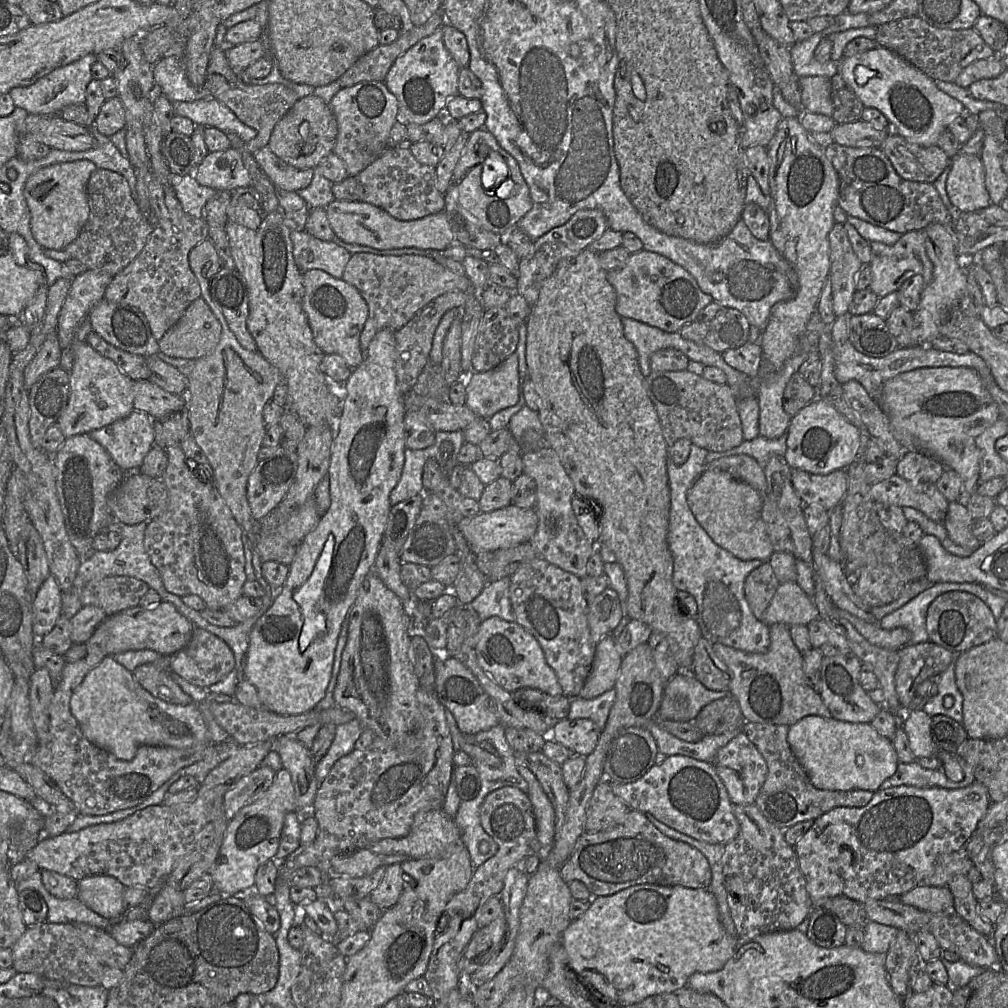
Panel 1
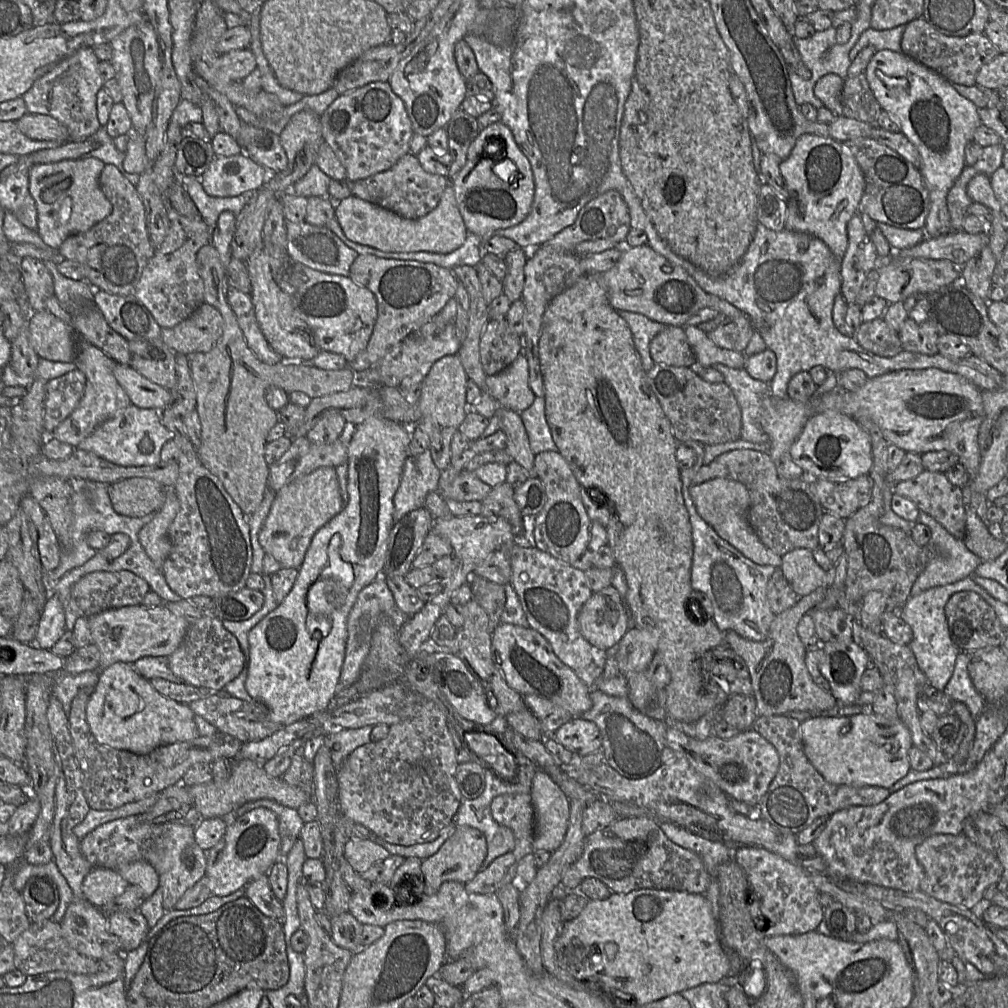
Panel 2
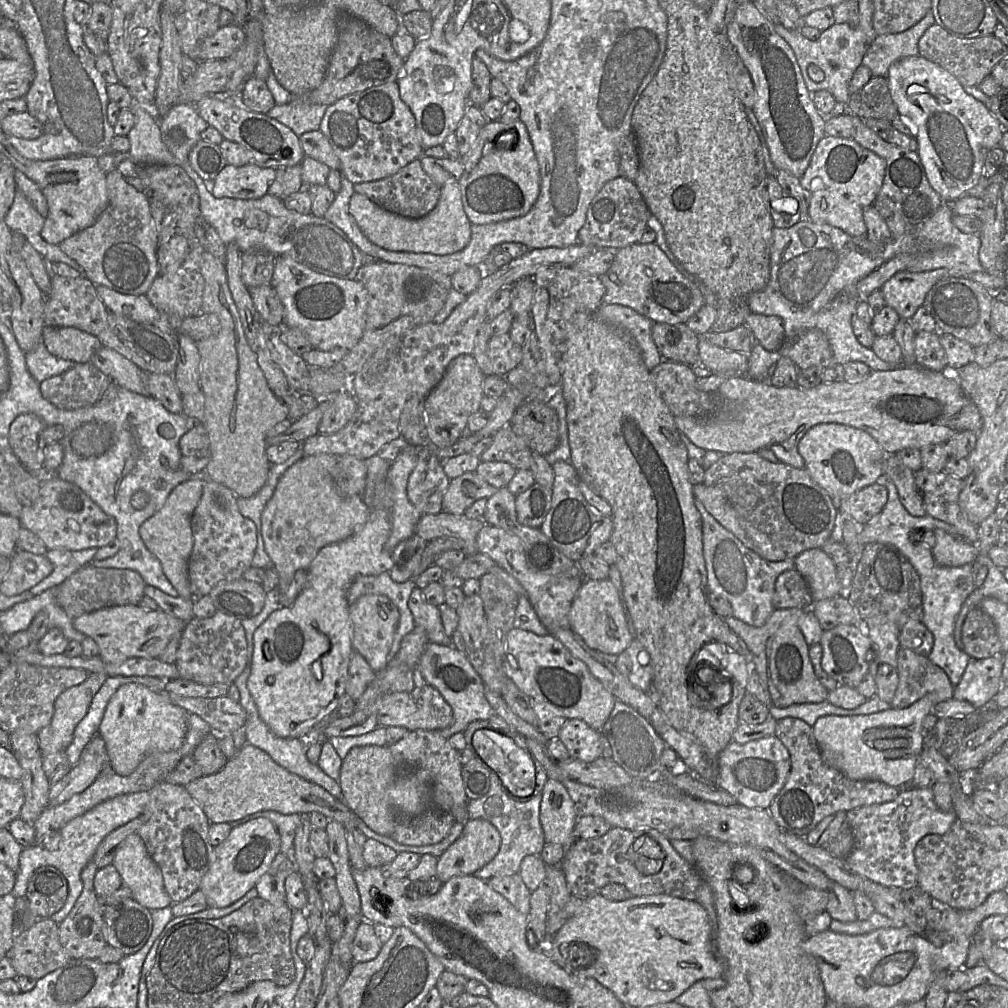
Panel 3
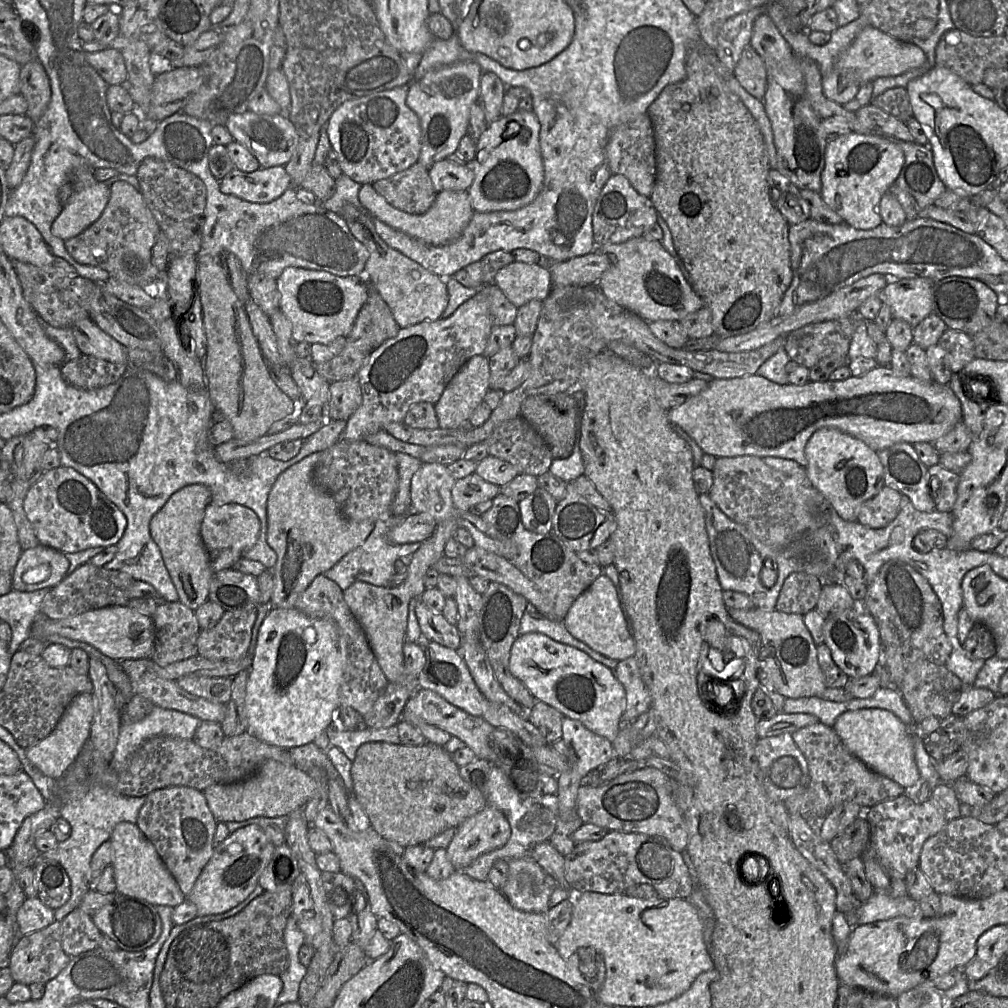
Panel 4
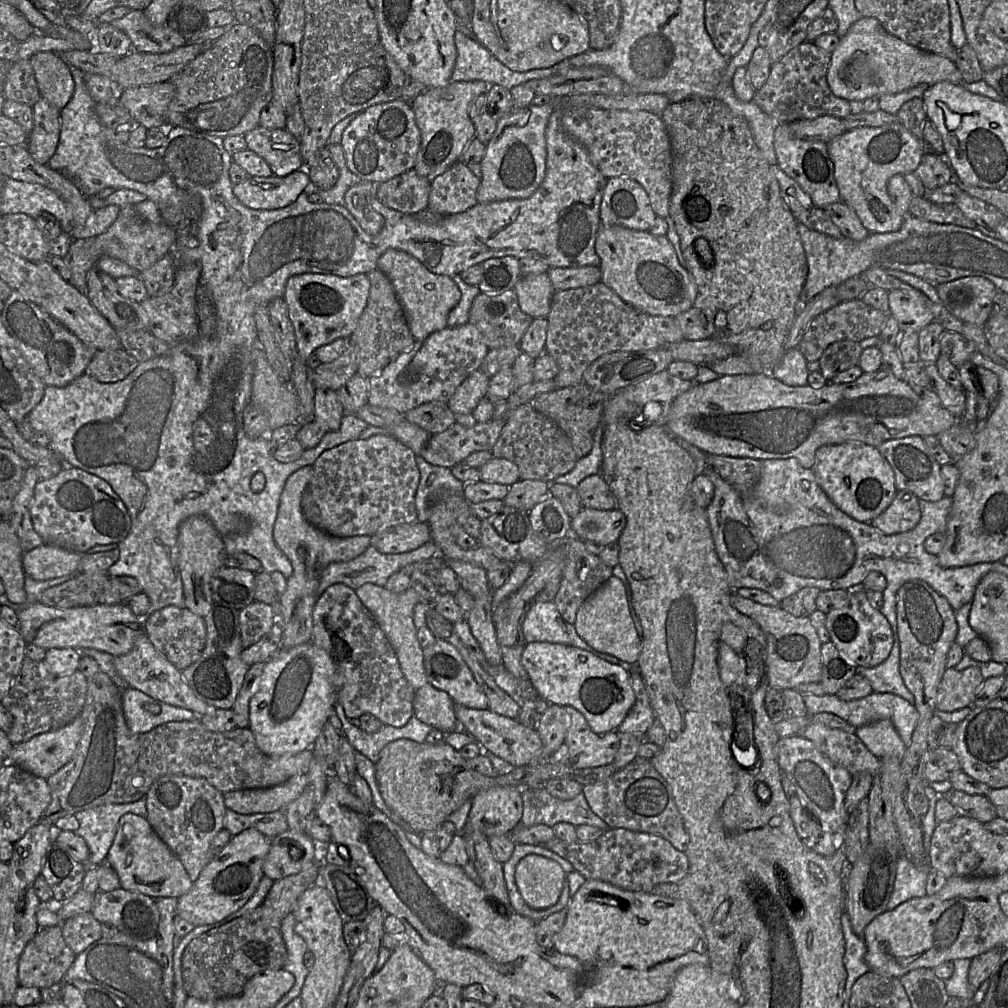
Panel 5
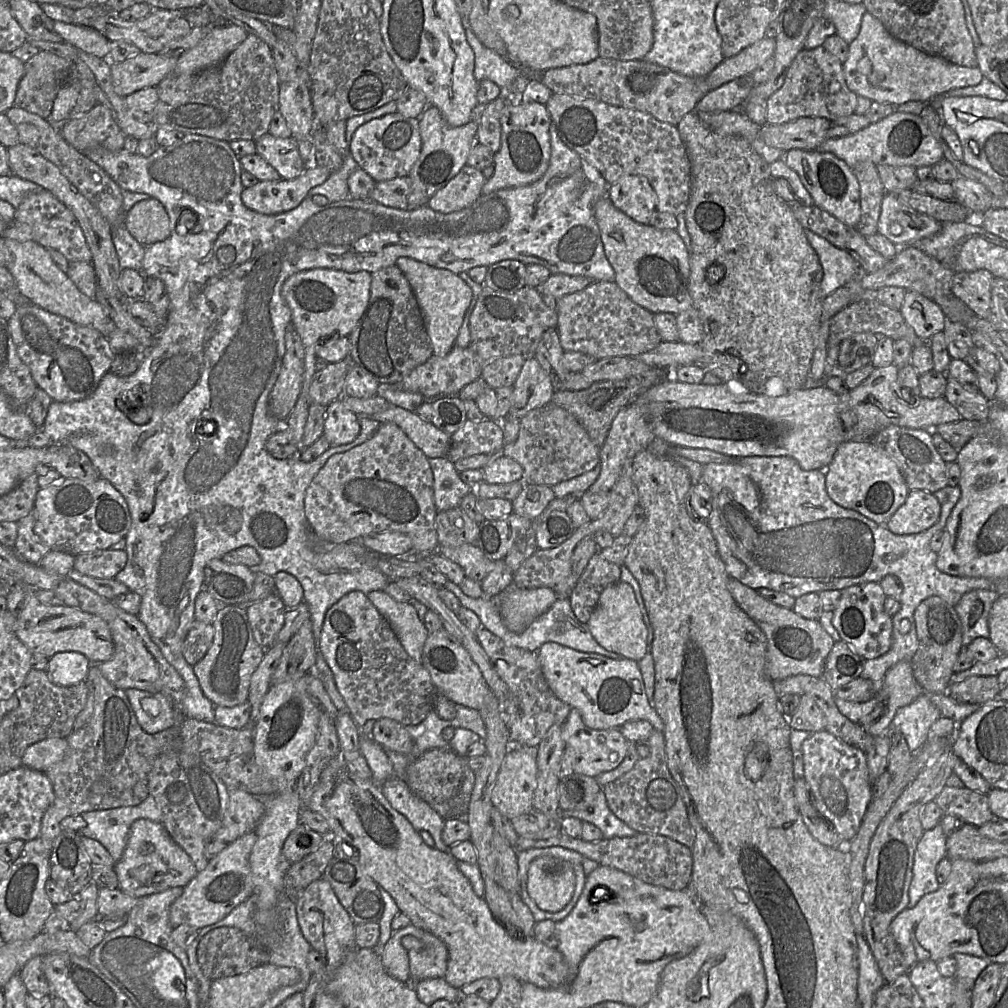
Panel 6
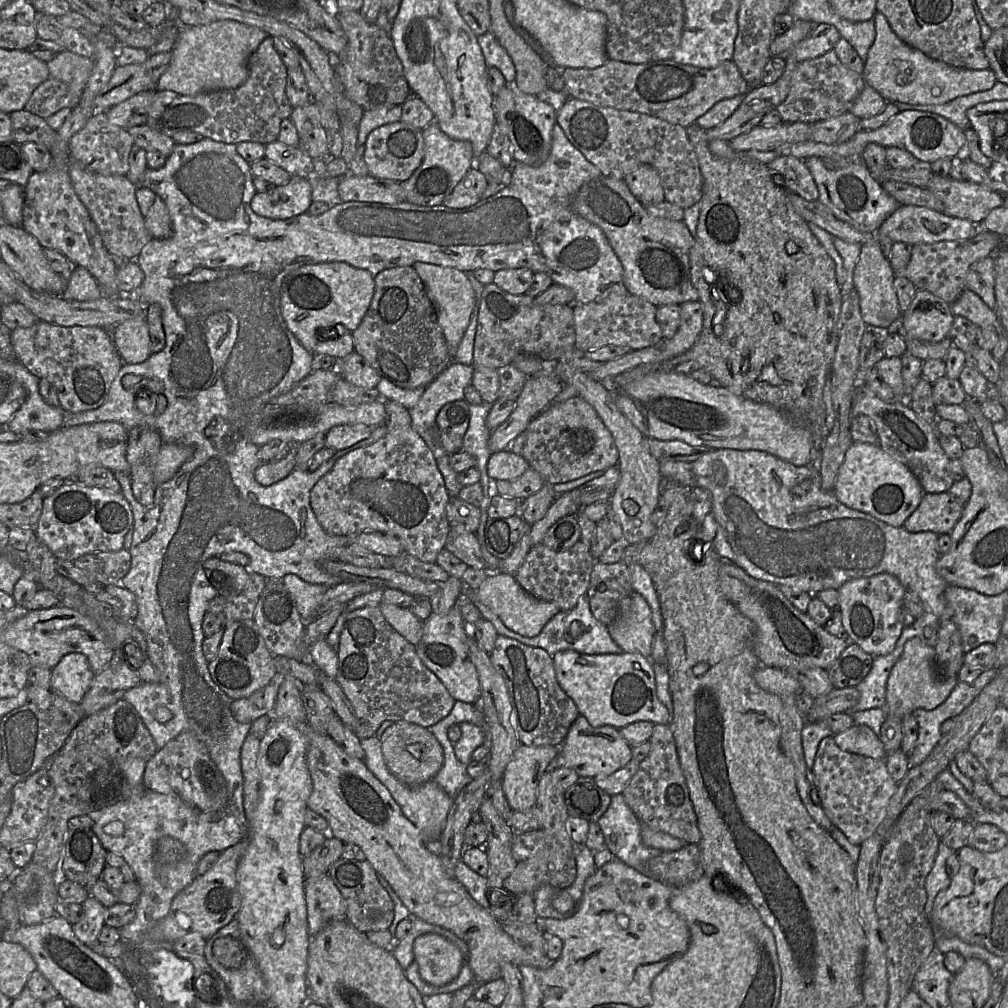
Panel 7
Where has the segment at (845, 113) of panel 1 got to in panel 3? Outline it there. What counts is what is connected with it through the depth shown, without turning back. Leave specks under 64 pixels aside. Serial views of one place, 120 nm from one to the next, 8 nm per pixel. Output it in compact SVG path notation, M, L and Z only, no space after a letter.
M872 76L862 89L850 94L846 104L847 114L862 119L876 118L891 121L900 116L886 77Z

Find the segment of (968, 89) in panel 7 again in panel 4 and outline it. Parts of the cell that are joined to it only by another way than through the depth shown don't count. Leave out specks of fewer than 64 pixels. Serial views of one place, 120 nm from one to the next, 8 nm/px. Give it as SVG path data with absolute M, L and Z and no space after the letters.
M868 25L863 28L849 47L839 56L831 71L822 79L824 95L841 105L855 99L859 89L879 77L904 74L926 63L926 54L913 43L902 42Z

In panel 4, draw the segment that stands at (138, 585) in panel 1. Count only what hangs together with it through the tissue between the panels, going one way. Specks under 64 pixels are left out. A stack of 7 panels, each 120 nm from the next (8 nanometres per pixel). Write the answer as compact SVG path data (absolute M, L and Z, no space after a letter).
M87 562L51 588L42 601L41 613L52 620L61 620L94 609L126 606L129 600L125 591L134 581L135 579L125 572L108 570Z

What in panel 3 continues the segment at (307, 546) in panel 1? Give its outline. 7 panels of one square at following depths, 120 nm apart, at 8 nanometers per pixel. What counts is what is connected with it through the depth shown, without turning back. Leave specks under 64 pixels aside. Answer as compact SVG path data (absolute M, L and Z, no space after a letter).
M387 476L383 483L366 481L362 500L370 511L362 528L346 540L321 548L307 569L306 584L294 603L272 612L253 634L254 649L247 688L261 720L280 738L301 738L323 718L333 715L345 694L353 651L347 591L356 577L389 572L393 566L391 554L384 549L391 532Z

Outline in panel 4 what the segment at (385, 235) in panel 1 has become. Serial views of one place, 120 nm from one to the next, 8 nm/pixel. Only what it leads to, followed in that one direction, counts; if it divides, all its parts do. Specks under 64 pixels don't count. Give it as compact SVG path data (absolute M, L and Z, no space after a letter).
M370 183L361 186L358 197L362 207L373 218L433 246L442 246L456 240L474 213L466 191L444 190L439 192L432 206L423 214L411 214L393 207L375 191Z

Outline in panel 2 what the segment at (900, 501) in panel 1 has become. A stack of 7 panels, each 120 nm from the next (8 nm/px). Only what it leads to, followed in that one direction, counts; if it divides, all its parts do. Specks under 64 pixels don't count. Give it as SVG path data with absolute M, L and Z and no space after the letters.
M924 470L914 478L892 485L893 493L911 500L917 508L930 515L955 538L963 540L966 534L966 512L962 488L953 485L942 472Z

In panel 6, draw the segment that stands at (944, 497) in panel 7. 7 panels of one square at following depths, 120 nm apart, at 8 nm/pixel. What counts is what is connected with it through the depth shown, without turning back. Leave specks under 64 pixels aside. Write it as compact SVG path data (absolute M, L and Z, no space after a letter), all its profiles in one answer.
M910 490L905 502L897 509L886 527L898 535L923 532L940 517L941 505L934 493Z

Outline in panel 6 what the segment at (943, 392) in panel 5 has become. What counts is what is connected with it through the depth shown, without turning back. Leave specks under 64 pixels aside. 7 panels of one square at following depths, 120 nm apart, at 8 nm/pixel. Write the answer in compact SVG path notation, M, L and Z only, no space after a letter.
M948 378L944 398L958 410L962 419L981 423L988 420L991 401L979 391L968 390L954 379Z

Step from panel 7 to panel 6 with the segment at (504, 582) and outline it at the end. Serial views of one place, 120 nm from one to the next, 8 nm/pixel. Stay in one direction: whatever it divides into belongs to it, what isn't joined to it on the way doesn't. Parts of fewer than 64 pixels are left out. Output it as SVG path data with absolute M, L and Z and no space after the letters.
M510 585L495 598L505 626L515 633L524 632L558 599L552 589L526 589L516 585Z

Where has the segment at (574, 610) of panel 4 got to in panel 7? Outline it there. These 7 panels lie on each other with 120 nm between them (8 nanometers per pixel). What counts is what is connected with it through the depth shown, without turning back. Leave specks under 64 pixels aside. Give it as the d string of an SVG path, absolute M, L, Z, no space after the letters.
M634 591L621 601L617 618L608 631L624 652L650 657L655 628L651 609L641 594Z

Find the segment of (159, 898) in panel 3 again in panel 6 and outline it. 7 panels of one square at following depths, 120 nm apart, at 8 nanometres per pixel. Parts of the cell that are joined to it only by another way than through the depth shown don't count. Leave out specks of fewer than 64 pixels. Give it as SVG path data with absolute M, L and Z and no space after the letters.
M148 819L133 822L123 855L113 869L118 877L118 888L137 899L174 887L184 888L198 874L191 858L174 842L164 826Z

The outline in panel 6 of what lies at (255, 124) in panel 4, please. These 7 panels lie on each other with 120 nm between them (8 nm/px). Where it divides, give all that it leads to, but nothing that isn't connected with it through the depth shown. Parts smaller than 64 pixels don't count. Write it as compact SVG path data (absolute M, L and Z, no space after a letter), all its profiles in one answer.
M269 132L255 141L256 153L280 174L282 179L300 176L306 169L297 141L293 137L279 138Z

